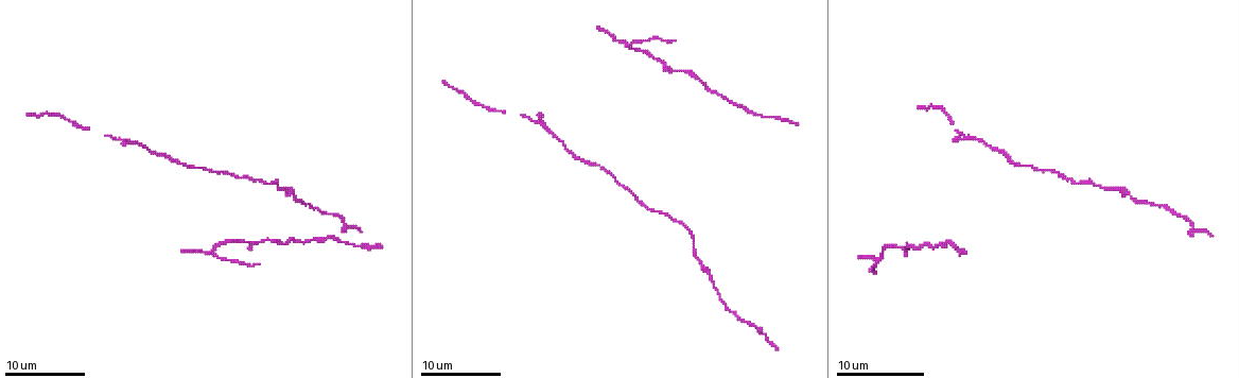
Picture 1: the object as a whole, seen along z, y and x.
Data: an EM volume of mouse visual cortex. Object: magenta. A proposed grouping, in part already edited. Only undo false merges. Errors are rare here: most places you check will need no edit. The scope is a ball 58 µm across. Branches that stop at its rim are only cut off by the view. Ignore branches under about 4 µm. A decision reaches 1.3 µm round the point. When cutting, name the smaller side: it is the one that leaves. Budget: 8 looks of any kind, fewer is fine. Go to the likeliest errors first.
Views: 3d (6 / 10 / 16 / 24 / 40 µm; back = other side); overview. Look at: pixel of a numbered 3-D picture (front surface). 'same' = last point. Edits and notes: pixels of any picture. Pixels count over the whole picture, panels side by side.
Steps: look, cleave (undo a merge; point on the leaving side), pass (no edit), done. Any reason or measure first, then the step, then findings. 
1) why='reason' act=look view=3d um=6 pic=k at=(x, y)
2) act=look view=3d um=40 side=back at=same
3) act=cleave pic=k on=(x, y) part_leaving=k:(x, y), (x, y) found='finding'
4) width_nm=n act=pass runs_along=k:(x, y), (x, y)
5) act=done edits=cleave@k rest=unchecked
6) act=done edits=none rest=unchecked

why='three arms meet' act=look view=3d um=10 pic=1 at=(121, 138)

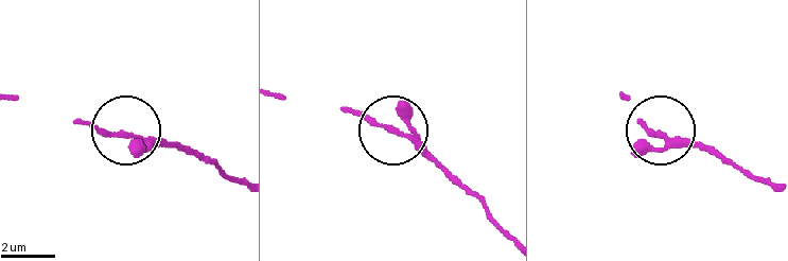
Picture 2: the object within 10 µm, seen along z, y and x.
act=pass runs_along=2:(509, 236), (482, 202), (396, 128) found='continuous, no second neuron'

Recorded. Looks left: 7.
act=look view=3d um=10 pic=1 at=(668, 69)

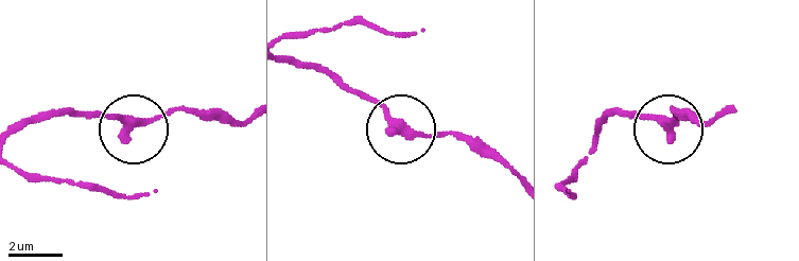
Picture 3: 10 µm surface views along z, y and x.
act=pass found='continuous, no second neuron'

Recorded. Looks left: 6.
act=look view=3d um=10 pic=1 at=(194, 169)

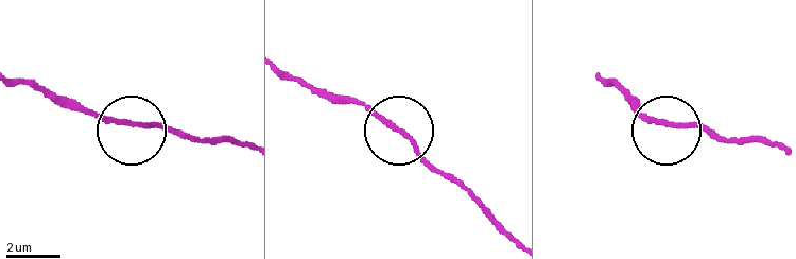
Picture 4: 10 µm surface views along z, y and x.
act=look view=3d um=6 pic=4 at=(393, 124)

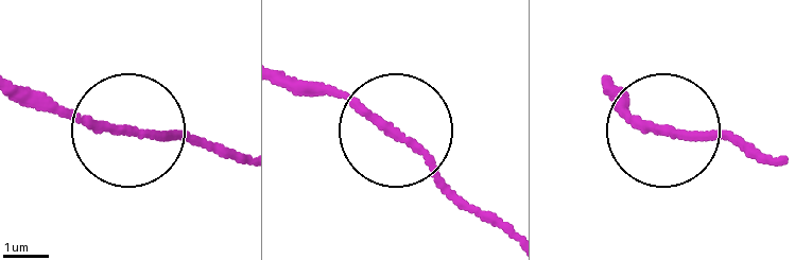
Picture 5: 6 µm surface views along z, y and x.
width_nm=160 act=pass runs_along=5:(133, 136), (220, 148) found='one neuron here'

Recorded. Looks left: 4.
why='calibre changes' act=look view=3d um=10 pic=1 at=(1133, 198)

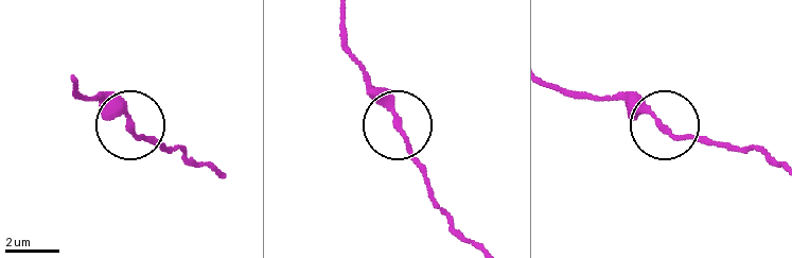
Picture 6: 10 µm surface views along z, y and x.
act=pass runs_along=6:(340, 10), (366, 85), (427, 178) found='continuous, no second neuron'

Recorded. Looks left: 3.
act=done edits=none rest=unchecked

